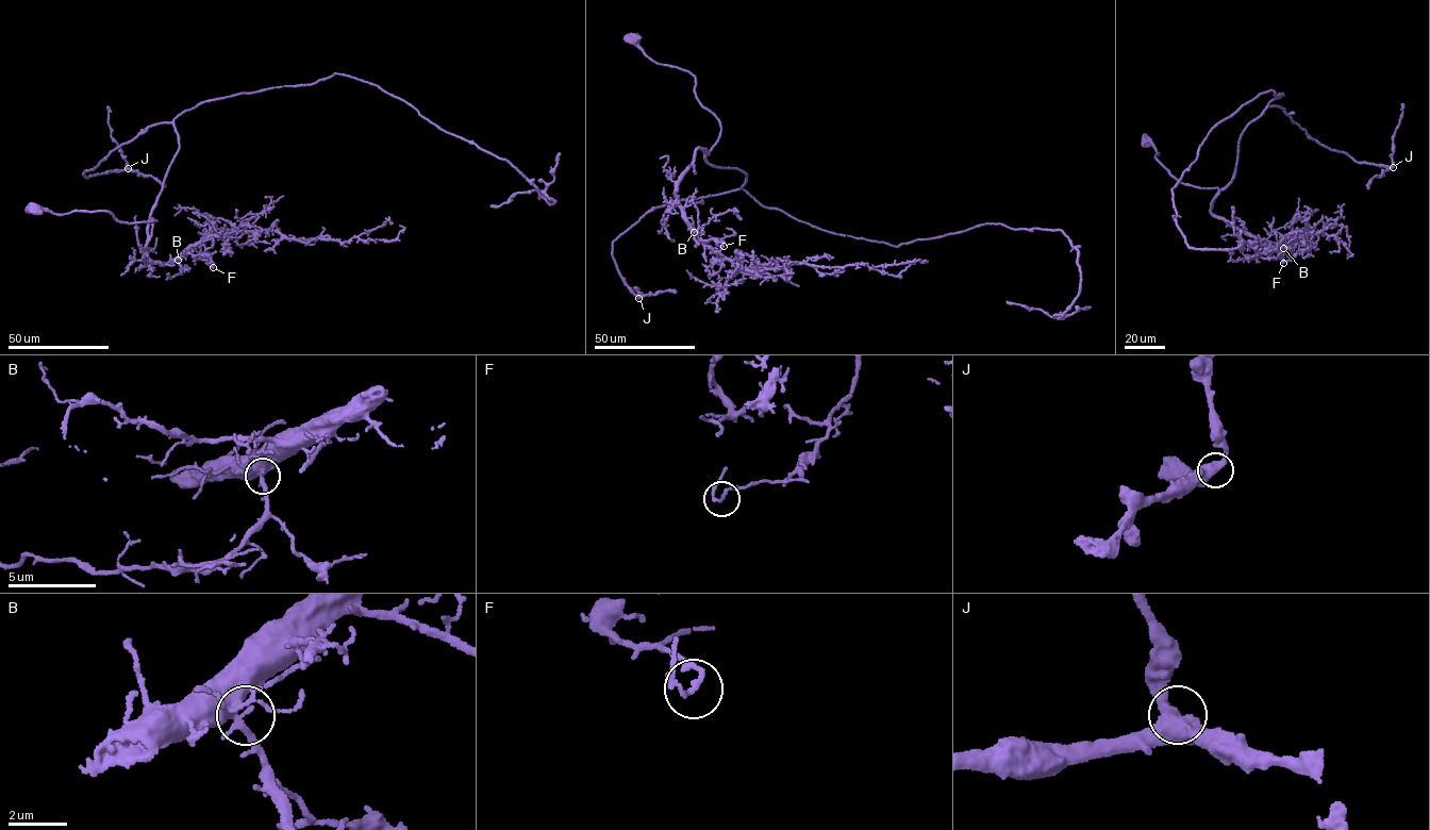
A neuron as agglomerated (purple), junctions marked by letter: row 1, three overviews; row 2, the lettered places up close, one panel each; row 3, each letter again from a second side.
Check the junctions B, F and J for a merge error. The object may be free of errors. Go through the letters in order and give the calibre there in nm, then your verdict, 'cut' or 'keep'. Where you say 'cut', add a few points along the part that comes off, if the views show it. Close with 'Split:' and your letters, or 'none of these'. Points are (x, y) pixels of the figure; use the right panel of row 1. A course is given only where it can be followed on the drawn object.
B: 320 nm | keep
F: 170 nm | cut | (1283, 263), (1240, 251)
J: 550 nm | keep
Split: F

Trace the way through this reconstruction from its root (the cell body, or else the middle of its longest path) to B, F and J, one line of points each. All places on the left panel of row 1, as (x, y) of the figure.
B: (37, 210), (60, 214), (106, 211), (129, 222), (156, 220), (152, 218), (145, 260), (163, 263), (178, 260)
F: (37, 210), (106, 211), (129, 222), (156, 220), (152, 218), (145, 260), (167, 263), (200, 244), (213, 267)
J: (37, 210), (152, 218), (148, 241), (180, 144), (171, 122), (149, 126), (83, 175), (128, 168)

